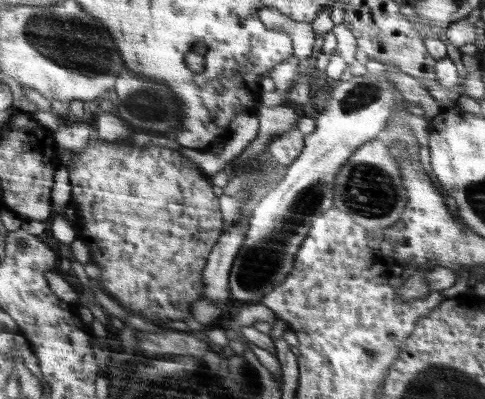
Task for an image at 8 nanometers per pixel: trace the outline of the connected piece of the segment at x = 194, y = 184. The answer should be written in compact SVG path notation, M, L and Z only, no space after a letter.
M98 128L93 129L85 149L74 154L74 163L69 168L74 202L82 206L80 214L86 220L78 230L82 240L90 246L94 262L102 268L104 288L122 307L142 312L156 324L161 320L194 318L192 306L204 299L207 292L204 270L226 231L225 214L214 184L202 174L202 168L196 166L194 160L178 150L130 144L128 139L106 140Z

